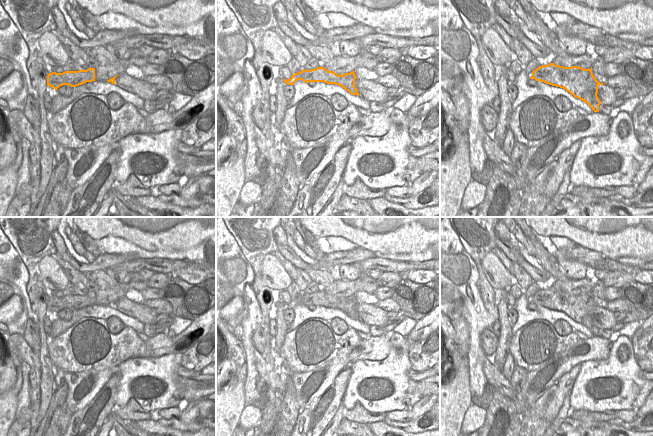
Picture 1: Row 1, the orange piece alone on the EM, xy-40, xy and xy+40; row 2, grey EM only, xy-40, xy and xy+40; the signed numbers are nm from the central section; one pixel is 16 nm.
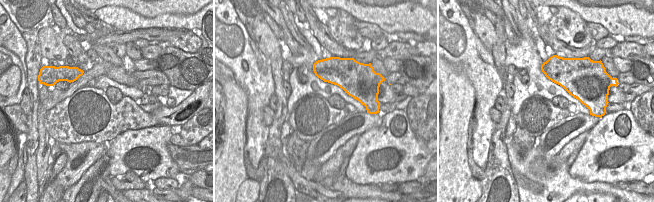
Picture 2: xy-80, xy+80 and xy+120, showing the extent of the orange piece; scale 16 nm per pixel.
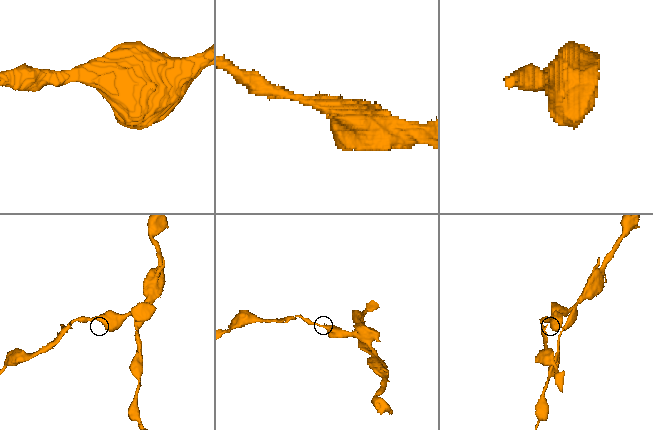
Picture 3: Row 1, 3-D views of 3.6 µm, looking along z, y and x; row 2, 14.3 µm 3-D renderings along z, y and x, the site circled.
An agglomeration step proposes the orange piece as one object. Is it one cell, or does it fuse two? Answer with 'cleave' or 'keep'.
keep

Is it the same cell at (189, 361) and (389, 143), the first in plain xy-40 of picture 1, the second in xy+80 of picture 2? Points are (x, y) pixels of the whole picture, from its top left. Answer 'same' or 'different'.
different

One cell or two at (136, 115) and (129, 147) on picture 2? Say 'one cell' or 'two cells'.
two cells

